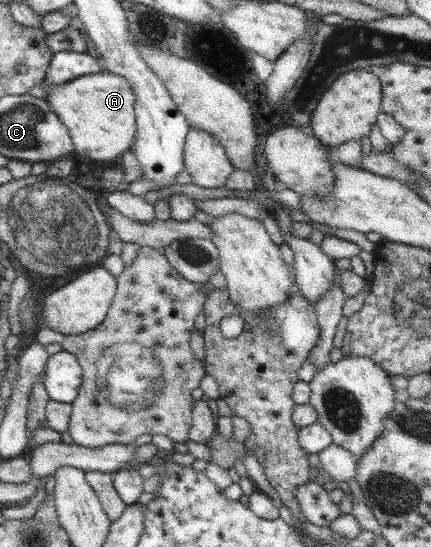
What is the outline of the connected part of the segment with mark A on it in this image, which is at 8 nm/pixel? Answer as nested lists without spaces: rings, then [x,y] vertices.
[[[101,70],[96,74],[79,76],[60,86],[50,84],[44,92],[51,112],[70,130],[71,142],[78,155],[98,162],[112,162],[133,146],[137,131],[136,94],[122,76]]]

